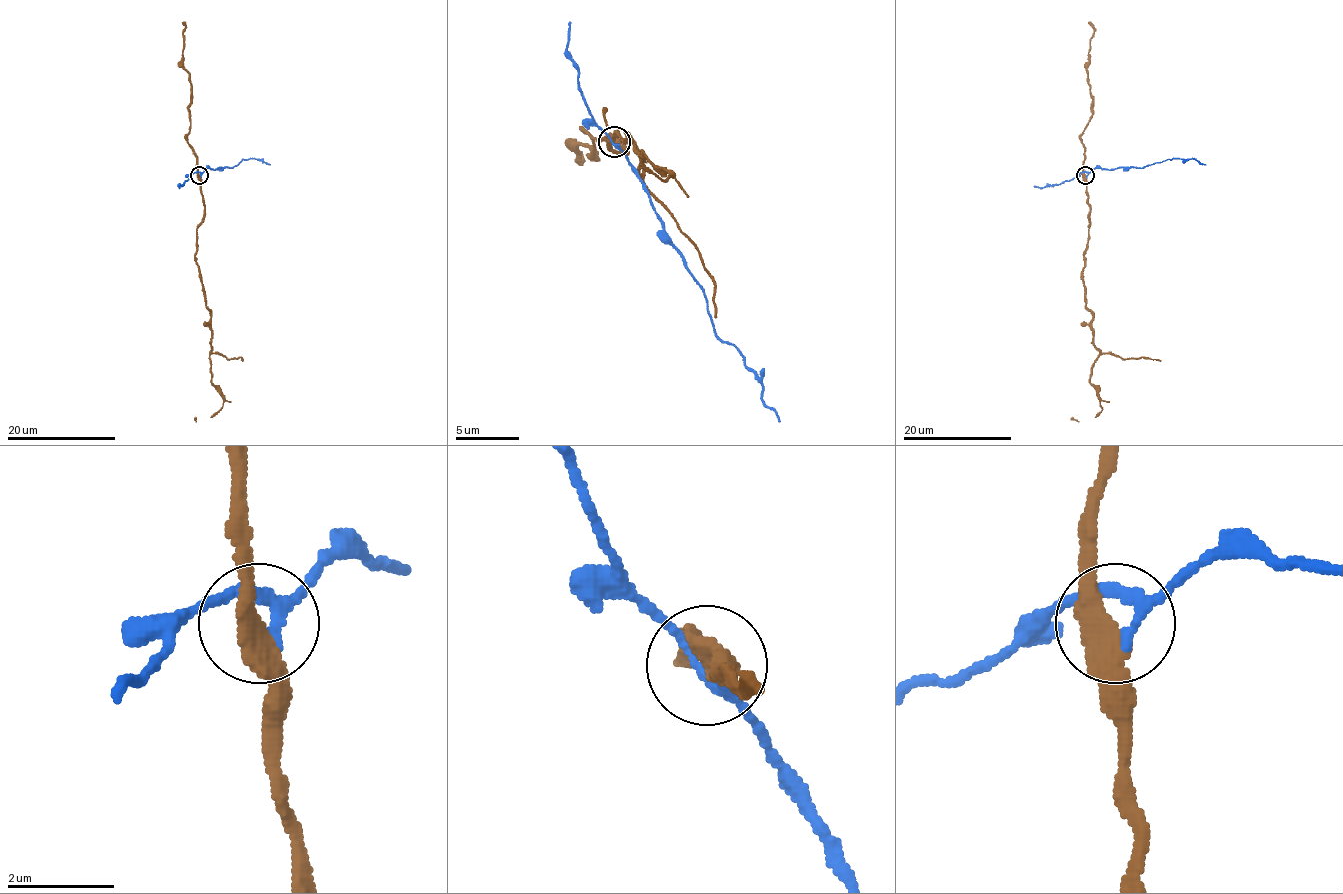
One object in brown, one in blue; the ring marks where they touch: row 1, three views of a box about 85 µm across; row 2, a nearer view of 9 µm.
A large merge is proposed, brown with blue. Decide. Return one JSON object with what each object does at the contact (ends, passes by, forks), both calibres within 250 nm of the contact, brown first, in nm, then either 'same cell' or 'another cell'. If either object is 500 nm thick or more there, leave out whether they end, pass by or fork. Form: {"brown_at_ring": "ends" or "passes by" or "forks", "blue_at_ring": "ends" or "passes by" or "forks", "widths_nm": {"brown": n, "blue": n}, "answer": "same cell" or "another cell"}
{"brown_at_ring": "passes by", "blue_at_ring": "passes by", "widths_nm": {"brown": 380, "blue": 160}, "answer": "another cell"}

